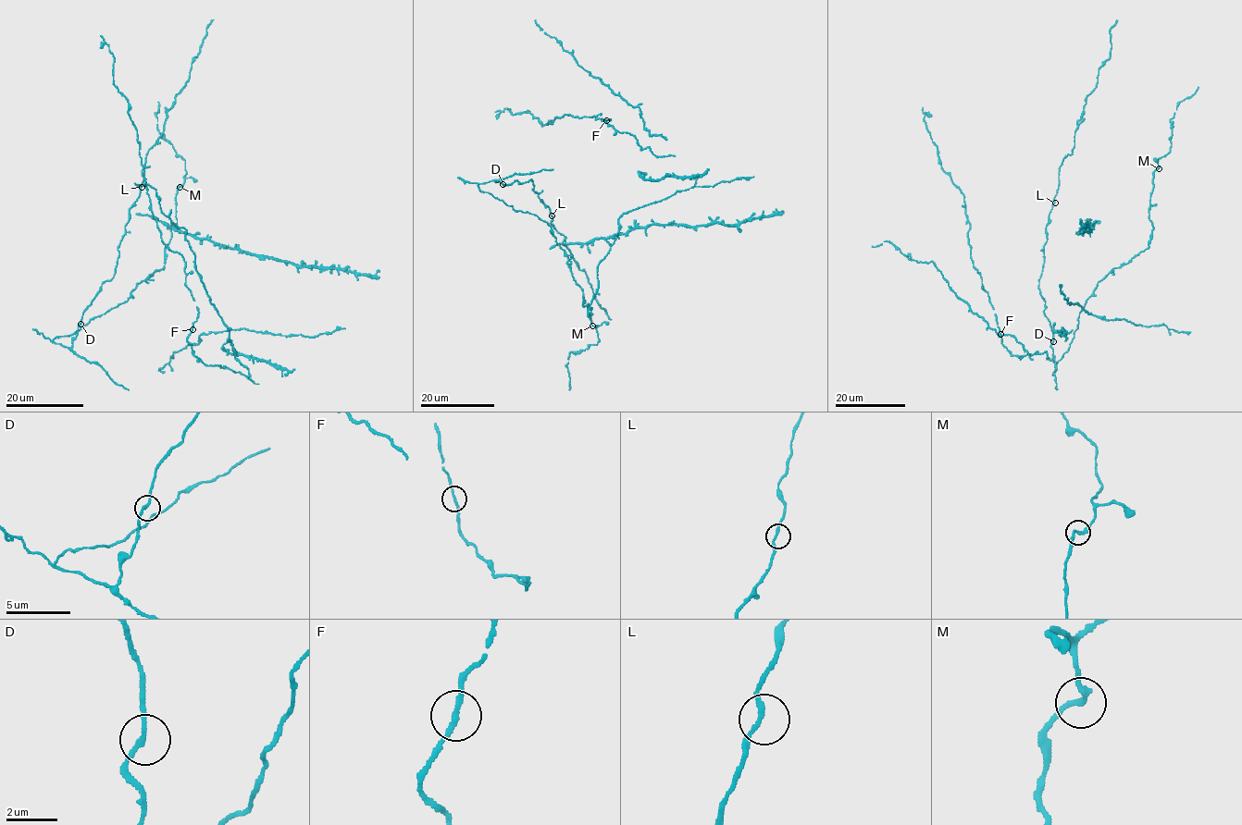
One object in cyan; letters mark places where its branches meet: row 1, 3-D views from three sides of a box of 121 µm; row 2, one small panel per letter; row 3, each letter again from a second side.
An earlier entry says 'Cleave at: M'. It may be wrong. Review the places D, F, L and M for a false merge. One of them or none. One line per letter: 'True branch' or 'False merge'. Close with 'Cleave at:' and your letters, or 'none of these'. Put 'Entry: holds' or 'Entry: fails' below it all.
D: True branch
F: True branch
L: True branch
M: True branch
Cleave at: none of these
Entry: fails

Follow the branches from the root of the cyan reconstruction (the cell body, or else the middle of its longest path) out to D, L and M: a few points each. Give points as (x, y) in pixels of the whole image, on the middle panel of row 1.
D: (541, 199), (532, 189), (534, 186), (531, 178), (520, 184), (516, 180), (508, 185), (503, 184)
L: (541, 199), (552, 215)
M: (541, 199), (531, 178), (478, 185), (547, 222), (567, 256), (582, 303), (592, 307), (592, 326)

